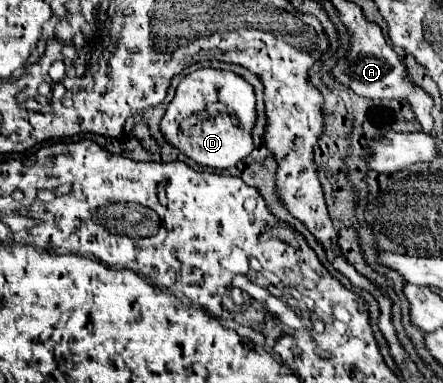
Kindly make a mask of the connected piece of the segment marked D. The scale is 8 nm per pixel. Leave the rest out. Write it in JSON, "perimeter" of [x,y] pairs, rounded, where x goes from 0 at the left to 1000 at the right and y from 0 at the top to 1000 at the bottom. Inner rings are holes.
{"perimeter":[[[451,178],[406,209],[397,230],[397,251],[379,272],[361,334],[366,334],[366,350],[438,423],[470,439],[506,444],[506,439],[533,433],[573,392],[573,371],[569,371],[573,324],[578,324],[573,230],[546,198],[528,188],[488,183],[488,178]],[[488,261],[501,261],[515,292],[465,303],[442,329],[415,329],[415,313],[424,313],[424,303],[456,292],[456,282],[465,287],[465,277],[474,277]]]}

